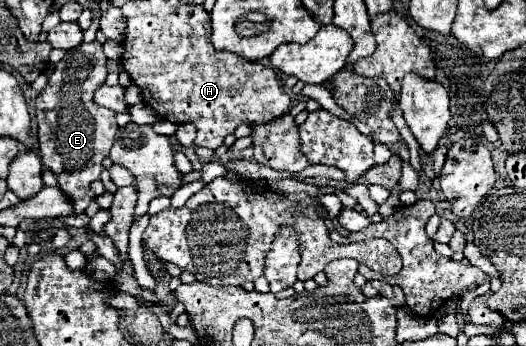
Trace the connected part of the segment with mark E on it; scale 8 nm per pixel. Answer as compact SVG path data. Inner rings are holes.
M81 42L77 48L71 48L65 52L65 58L57 62L53 74L49 76L47 88L37 96L37 124L39 124L39 150L41 150L41 160L43 164L57 174L59 178L59 188L75 202L75 212L81 214L89 202L95 198L95 194L89 190L89 184L97 180L103 172L103 158L109 156L109 150L113 146L115 134L119 130L115 122L115 112L101 108L93 102L93 92L99 84L105 82L107 76L107 58L103 54L103 46L95 42Z

